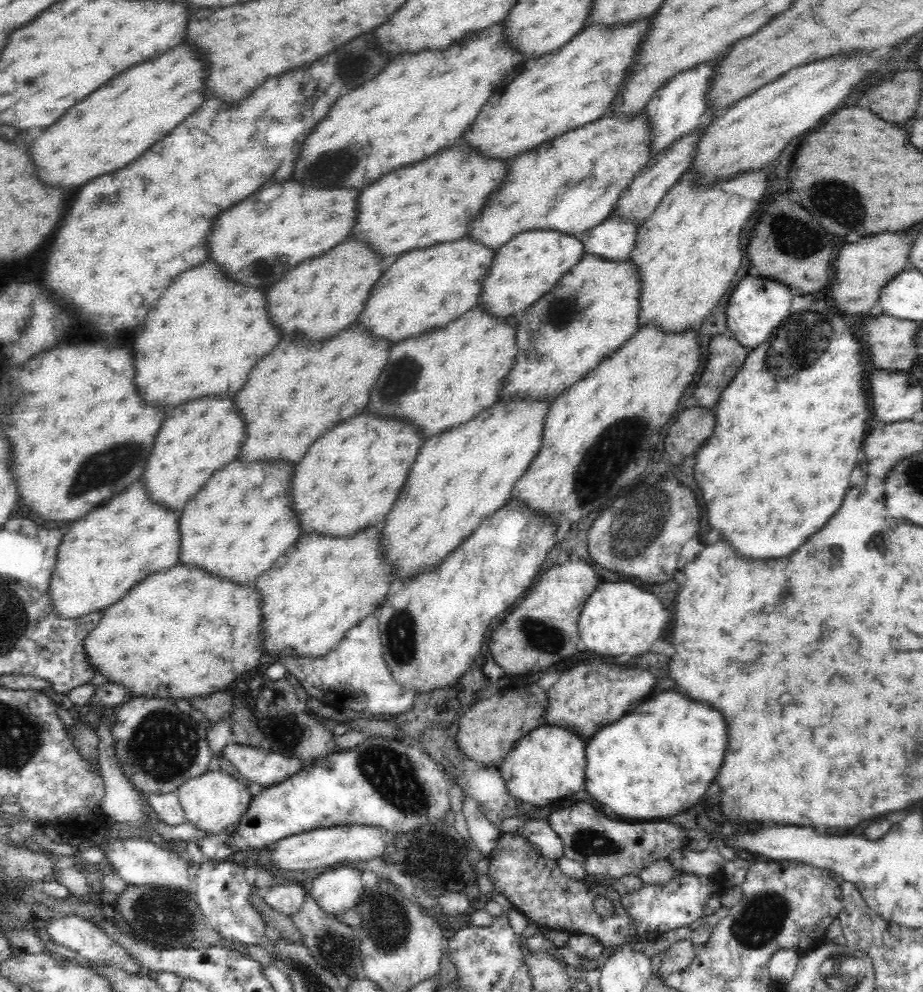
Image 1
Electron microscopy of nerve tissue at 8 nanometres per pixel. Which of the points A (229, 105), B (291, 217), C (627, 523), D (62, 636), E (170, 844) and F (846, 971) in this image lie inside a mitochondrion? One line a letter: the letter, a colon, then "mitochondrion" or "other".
A: other
B: other
C: mitochondrion
D: other
E: other
F: mitochondrion

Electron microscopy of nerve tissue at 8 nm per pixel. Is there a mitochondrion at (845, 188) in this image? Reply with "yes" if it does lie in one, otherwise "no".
yes

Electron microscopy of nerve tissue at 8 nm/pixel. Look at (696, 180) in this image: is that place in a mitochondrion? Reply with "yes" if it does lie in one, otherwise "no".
no

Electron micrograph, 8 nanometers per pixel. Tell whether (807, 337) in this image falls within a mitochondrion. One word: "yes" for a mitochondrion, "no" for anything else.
yes

